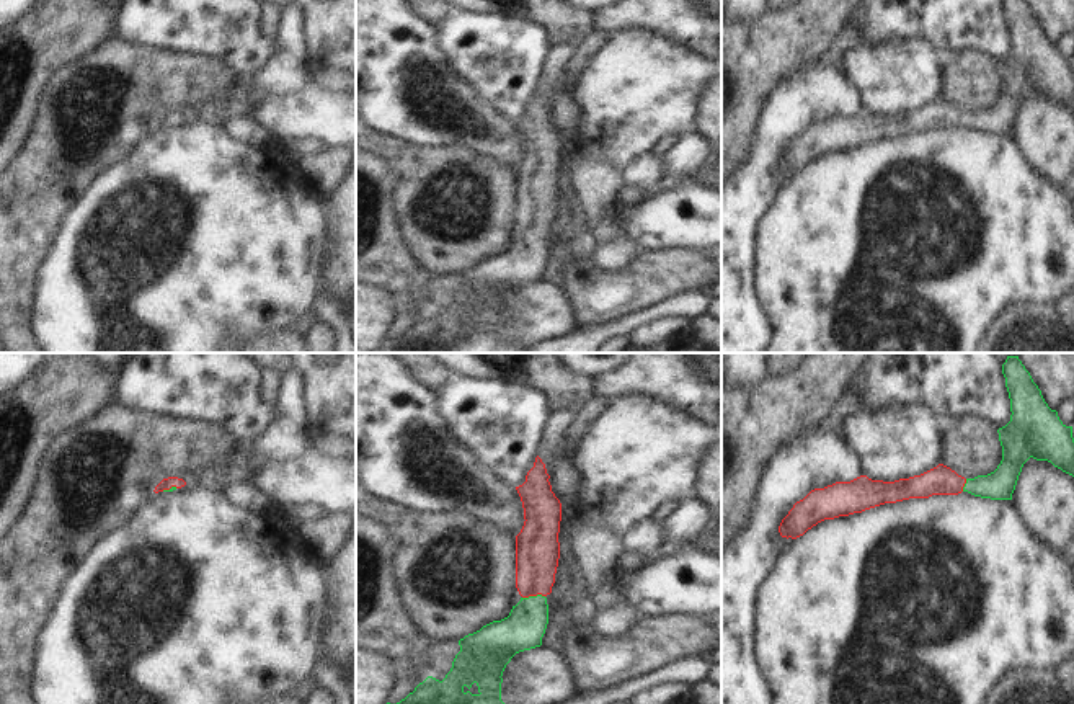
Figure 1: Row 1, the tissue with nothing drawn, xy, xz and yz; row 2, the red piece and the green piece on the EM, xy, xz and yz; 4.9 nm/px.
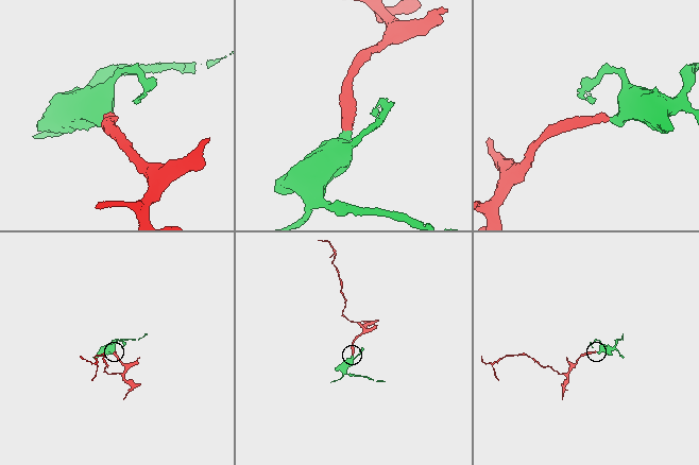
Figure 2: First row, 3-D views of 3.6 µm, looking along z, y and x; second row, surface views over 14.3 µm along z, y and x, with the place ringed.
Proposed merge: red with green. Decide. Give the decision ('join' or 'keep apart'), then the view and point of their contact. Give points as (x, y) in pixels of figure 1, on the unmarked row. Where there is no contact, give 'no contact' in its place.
join | xz (532, 229)

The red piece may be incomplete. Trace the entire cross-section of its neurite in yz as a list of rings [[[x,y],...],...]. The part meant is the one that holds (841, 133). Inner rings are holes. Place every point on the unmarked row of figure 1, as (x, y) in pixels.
[[[1002,0],[1002,8],[1012,49],[1010,56],[997,64],[1002,95],[994,106],[965,113],[939,98],[921,109],[894,116],[872,114],[867,109],[836,116],[814,123],[797,136],[779,160],[780,170],[797,173],[824,154],[909,132],[968,126],[981,132],[1012,134],[1022,101],[1030,91],[1048,95],[1074,111],[1072,60],[1066,60],[1058,46],[1048,41],[1025,0]]]

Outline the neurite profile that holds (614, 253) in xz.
[[[625,235],[597,243],[588,260],[604,270],[620,270],[641,252],[638,242]]]

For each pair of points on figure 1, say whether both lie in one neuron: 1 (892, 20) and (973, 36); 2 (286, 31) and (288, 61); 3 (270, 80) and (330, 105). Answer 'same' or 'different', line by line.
1: same
2: same
3: different

